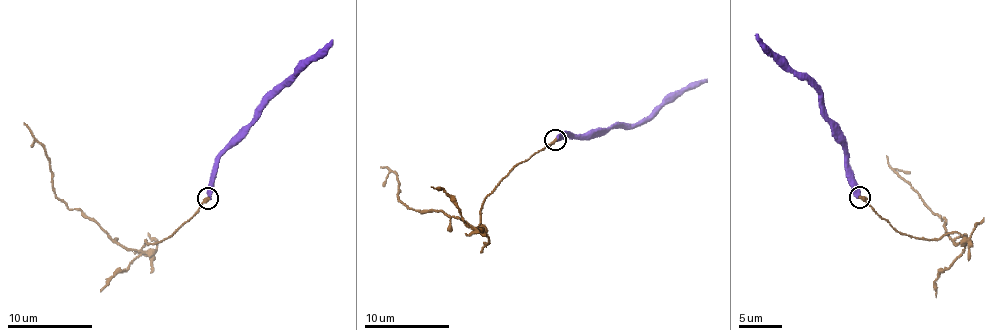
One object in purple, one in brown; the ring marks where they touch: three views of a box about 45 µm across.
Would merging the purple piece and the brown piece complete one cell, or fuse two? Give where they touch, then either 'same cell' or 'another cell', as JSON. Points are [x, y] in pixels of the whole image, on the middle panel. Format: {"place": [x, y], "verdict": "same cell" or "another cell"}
{"place": [555, 139], "verdict": "another cell"}

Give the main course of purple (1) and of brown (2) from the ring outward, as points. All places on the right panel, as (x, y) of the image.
1: (859, 199), (843, 136), (828, 116), (822, 96), (754, 35)
2: (859, 197), (902, 233), (930, 240), (958, 233), (962, 241), (954, 241), (947, 222), (889, 166), (885, 156)

